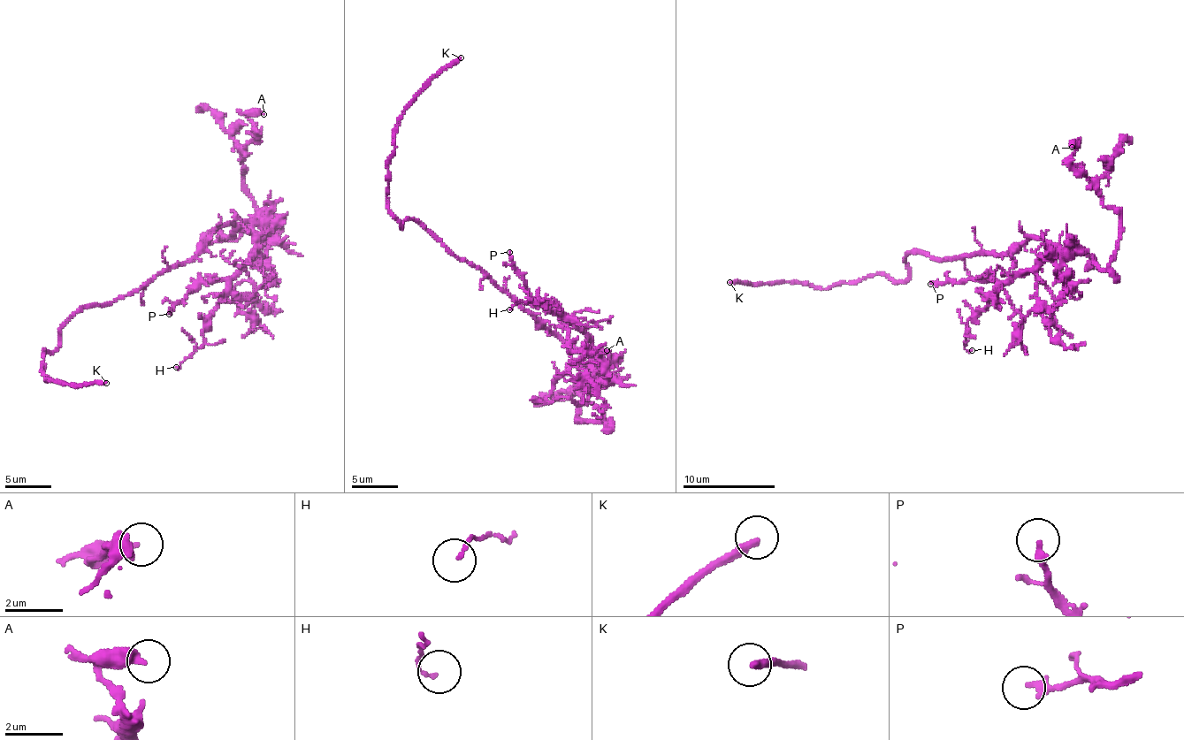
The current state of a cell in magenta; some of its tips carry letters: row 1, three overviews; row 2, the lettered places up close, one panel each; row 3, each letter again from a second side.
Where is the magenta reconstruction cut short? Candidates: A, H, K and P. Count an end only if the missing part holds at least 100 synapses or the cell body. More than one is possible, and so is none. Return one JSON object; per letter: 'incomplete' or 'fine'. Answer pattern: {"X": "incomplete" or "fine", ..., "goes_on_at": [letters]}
{"A": "fine", "H": "fine", "K": "incomplete", "P": "fine", "goes_on_at": ["K"]}

